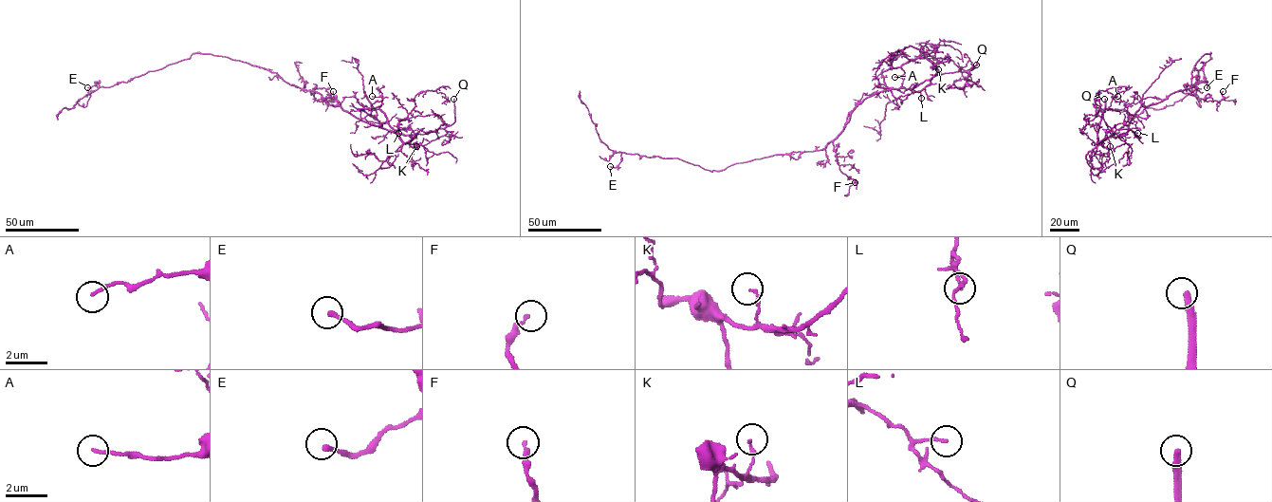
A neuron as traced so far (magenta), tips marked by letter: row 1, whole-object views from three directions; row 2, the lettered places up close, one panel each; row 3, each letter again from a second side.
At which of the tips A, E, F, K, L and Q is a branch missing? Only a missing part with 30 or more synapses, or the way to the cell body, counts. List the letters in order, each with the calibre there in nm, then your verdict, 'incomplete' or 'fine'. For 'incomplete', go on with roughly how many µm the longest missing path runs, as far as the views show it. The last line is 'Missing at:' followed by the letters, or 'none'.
A: 140 nm | fine
E: 200 nm | fine
F: 200 nm | fine
K: 140 nm | fine
L: 130 nm | fine
Q: 320 nm | incomplete | 15 µm
Missing at: Q

